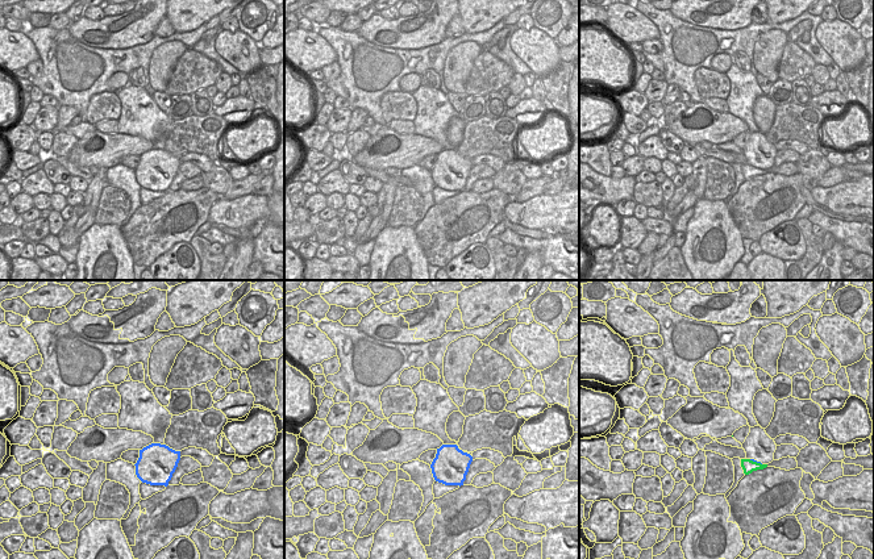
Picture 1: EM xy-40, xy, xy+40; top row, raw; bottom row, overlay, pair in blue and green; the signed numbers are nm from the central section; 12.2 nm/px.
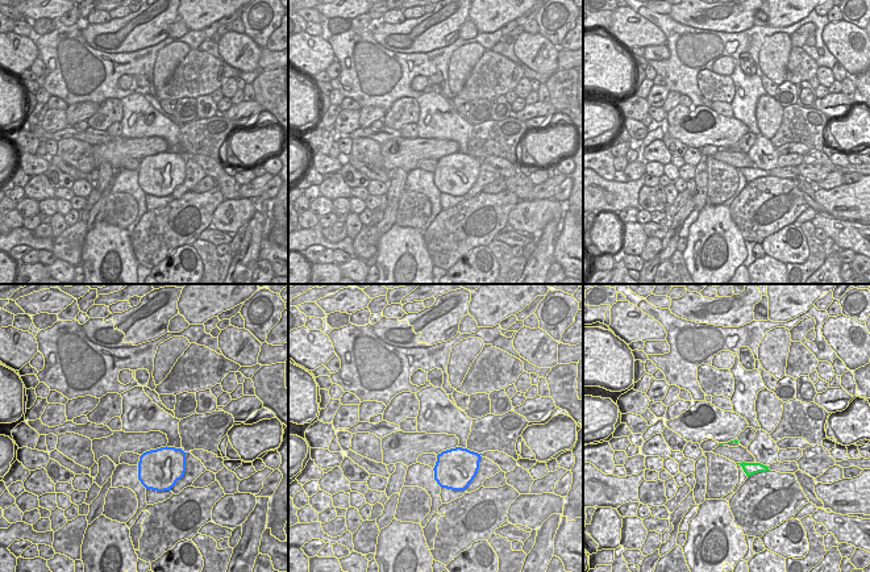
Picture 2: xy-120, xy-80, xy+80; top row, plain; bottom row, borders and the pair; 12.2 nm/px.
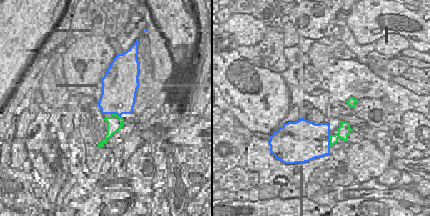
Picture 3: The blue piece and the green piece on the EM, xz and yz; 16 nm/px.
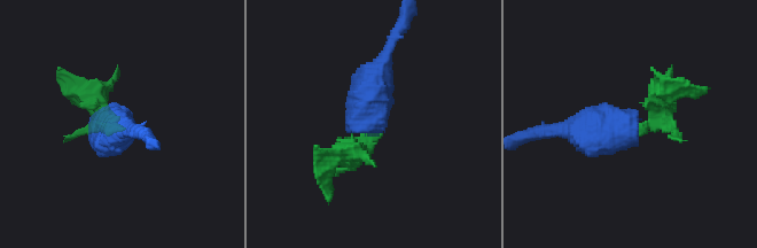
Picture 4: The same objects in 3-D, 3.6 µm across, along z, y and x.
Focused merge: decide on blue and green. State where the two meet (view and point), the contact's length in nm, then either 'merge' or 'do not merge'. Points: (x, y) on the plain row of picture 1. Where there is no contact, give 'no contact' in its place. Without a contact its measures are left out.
contact xy+40 (756, 166); length 170 nm; do not merge

